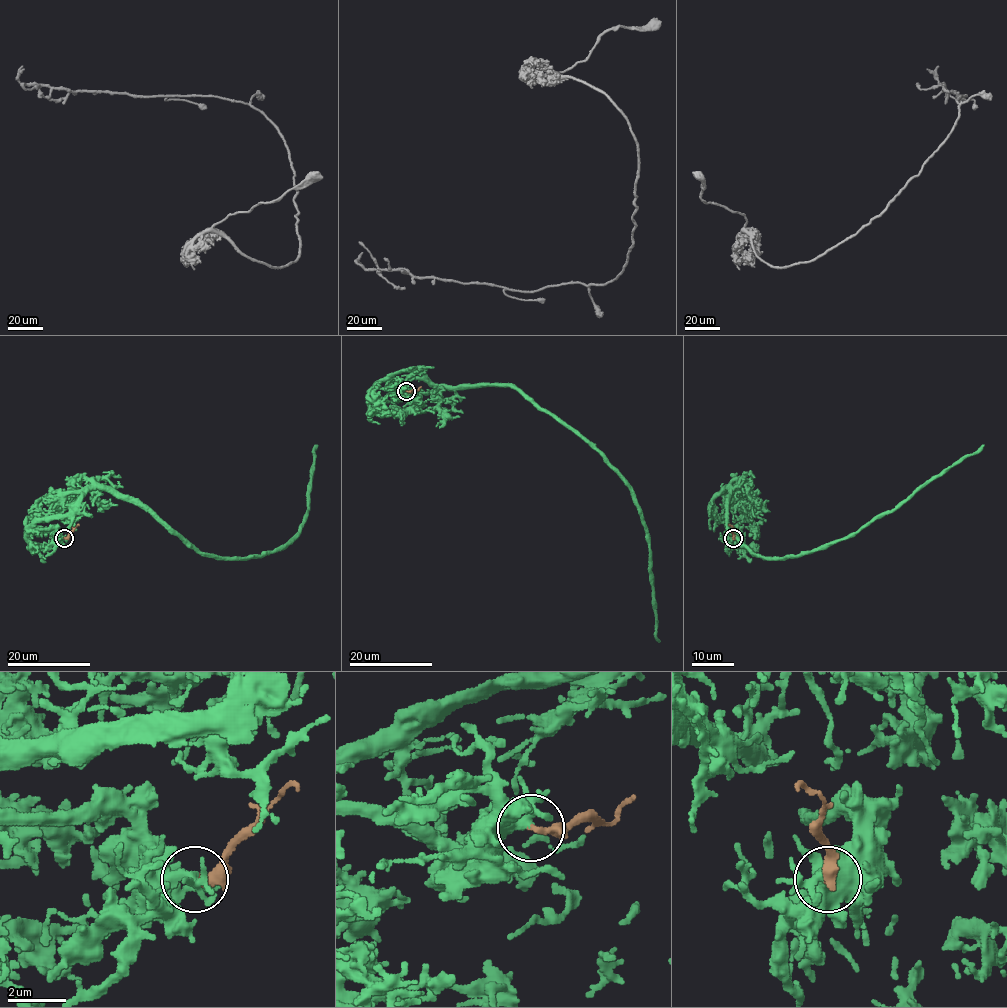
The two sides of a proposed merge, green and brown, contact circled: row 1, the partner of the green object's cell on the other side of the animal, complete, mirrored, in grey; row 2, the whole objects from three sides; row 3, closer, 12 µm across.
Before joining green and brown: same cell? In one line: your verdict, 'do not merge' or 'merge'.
merge

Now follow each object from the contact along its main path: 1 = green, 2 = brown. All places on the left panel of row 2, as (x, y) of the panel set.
1: (64, 538), (34, 525), (69, 493), (96, 488), (136, 498), (200, 552), (270, 553), (308, 512), (317, 445)
2: (64, 538), (78, 524)

